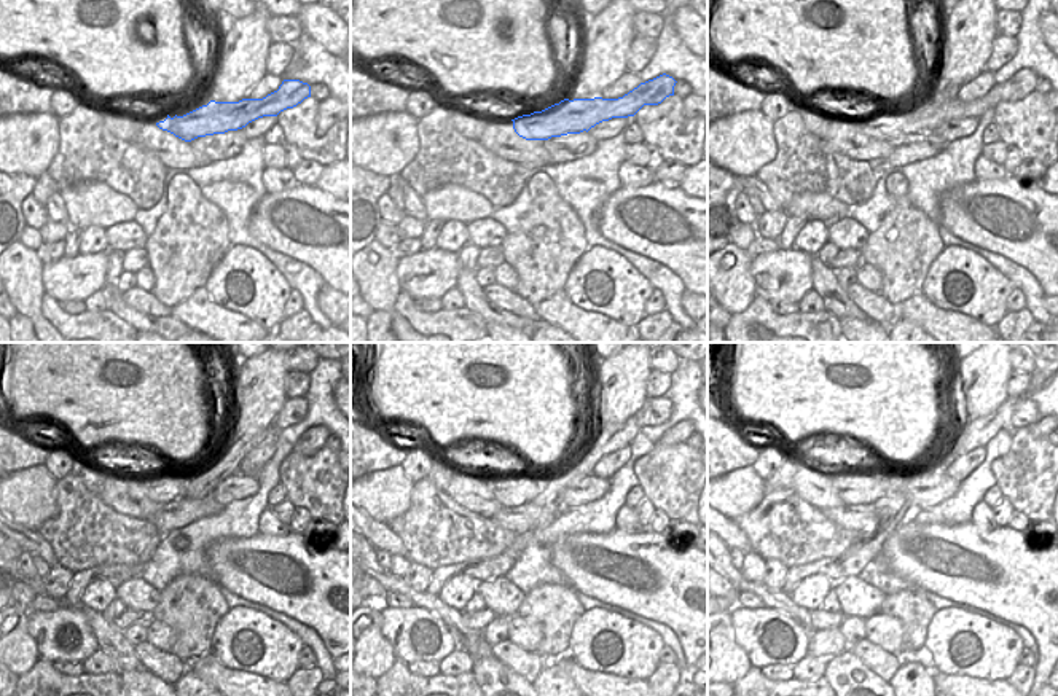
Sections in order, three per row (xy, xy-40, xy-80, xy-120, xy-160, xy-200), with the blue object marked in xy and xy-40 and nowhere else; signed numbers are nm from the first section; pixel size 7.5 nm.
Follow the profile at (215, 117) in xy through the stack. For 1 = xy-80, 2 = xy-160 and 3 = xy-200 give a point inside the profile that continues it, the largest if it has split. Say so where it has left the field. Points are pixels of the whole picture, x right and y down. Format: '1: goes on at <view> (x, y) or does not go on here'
1: goes on at xy-80 (926, 117)
2: goes on at xy-160 (510, 489)
3: goes on at xy-200 (851, 488)

